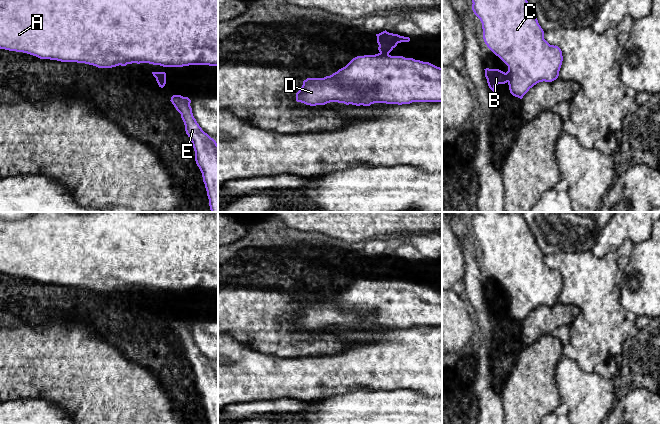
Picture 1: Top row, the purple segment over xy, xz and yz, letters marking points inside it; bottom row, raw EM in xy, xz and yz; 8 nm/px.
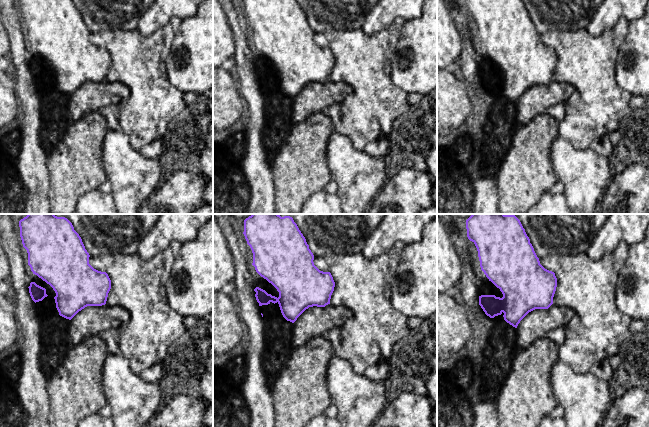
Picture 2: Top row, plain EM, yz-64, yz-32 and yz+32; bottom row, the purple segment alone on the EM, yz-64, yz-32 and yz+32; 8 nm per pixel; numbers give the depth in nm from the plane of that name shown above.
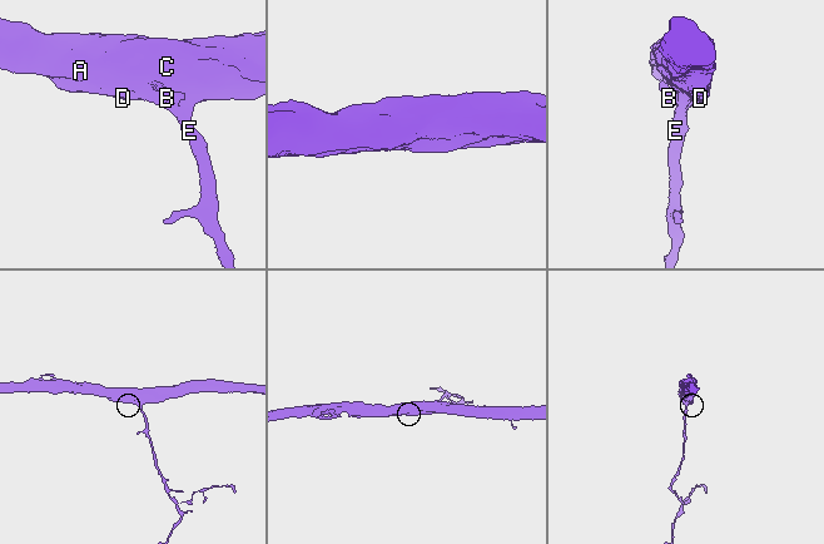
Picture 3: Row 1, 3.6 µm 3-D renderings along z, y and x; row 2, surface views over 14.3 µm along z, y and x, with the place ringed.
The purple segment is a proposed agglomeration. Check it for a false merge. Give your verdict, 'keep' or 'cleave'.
cleave

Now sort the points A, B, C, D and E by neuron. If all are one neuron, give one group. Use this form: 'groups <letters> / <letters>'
groups A C D E / B

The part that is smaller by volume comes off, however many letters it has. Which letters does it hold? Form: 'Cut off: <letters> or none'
Cut off: B

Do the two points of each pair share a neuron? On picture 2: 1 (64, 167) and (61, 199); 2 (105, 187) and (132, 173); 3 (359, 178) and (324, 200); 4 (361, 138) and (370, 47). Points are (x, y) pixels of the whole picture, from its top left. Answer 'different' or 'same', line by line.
1: same
2: different
3: different
4: same

